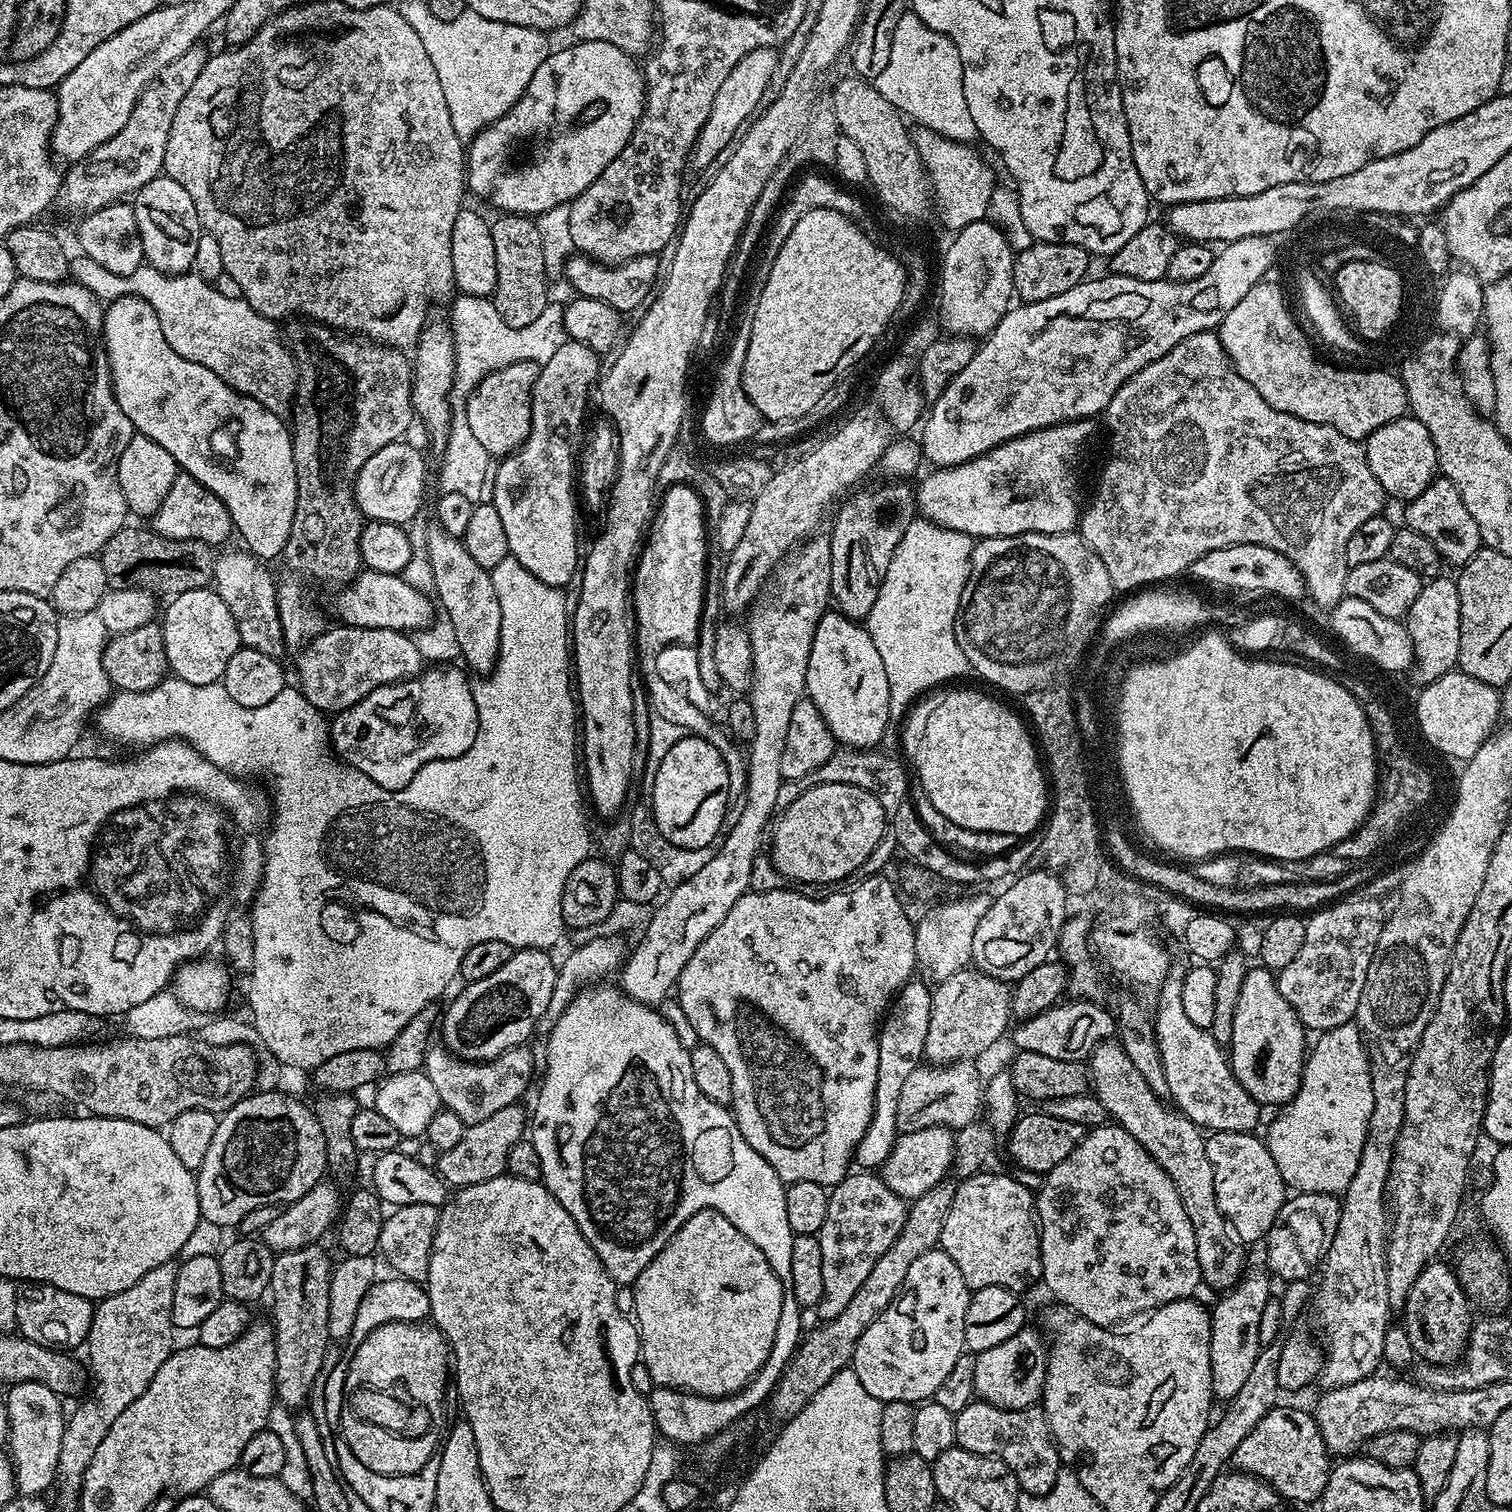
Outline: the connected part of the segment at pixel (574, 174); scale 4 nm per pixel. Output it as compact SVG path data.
M581 40L573 43L573 48L560 48L549 51L548 56L542 62L542 66L538 66L538 70L534 70L534 78L530 78L530 86L526 86L526 90L522 94L522 98L518 98L516 105L508 111L505 116L495 120L490 126L486 126L476 136L473 136L466 148L466 188L469 193L472 192L476 196L481 196L484 200L492 200L492 204L504 214L543 214L551 210L551 208L559 208L567 205L576 199L578 194L582 194L582 190L586 190L594 182L594 178L598 178L598 174L602 174L602 170L606 170L606 166L610 166L610 162L614 162L614 158L626 145L630 142L630 138L634 134L636 124L640 117L644 114L644 102L646 99L646 85L644 83L644 74L641 65L635 64L633 53L624 51L623 48L614 46L610 42L602 42L601 40Z

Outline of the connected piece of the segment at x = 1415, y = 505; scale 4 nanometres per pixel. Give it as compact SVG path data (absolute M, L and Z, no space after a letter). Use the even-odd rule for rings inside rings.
M1437 478L1432 481L1418 498L1407 501L1404 512L1403 523L1407 527L1418 530L1425 538L1430 538L1434 546L1440 552L1440 559L1445 565L1456 564L1463 566L1478 554L1482 547L1478 532L1477 523L1474 517L1470 515L1470 510L1466 510L1466 502L1462 502L1462 494L1454 486L1454 482L1443 478Z

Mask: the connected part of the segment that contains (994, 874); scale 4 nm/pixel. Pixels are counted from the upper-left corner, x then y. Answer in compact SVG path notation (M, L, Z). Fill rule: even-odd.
M905 802L891 813L890 827L897 835L899 851L905 852L916 863L913 865L917 869L923 870L933 877L936 875L938 879L945 880L948 884L980 884L983 880L1005 879L1004 881L1007 881L1017 874L1023 873L1031 865L1028 863L1033 863L1034 860L1034 848L1033 845L1028 845L1028 842L1017 843L1016 847L1011 848L1010 851L1003 852L1000 856L989 856L979 862L961 858L955 851L949 850L932 837L932 831L920 821L920 815L917 814L916 807L911 802ZM959 858L964 860L959 860ZM971 862L976 864L971 864Z

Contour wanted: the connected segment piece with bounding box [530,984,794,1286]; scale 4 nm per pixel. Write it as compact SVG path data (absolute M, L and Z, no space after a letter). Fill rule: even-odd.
M604 984L601 988L590 988L576 993L576 997L566 1006L562 1018L558 1018L558 1022L546 1036L548 1065L545 1068L543 1065L544 1085L536 1096L536 1113L533 1116L531 1113L530 1116L530 1139L534 1150L538 1150L538 1162L542 1162L540 1180L548 1187L550 1194L554 1194L558 1202L562 1202L566 1214L574 1218L578 1230L582 1230L586 1242L590 1242L594 1254L598 1254L602 1266L617 1285L635 1285L638 1274L642 1274L642 1270L650 1266L653 1258L672 1240L672 1235L691 1216L712 1208L730 1222L734 1222L734 1226L738 1226L738 1230L742 1230L742 1234L746 1234L746 1238L750 1238L750 1242L754 1242L754 1246L758 1246L762 1254L766 1254L766 1262L770 1262L776 1276L787 1286L790 1282L794 1233L790 1230L790 1221L786 1219L784 1181L776 1173L774 1166L770 1166L770 1162L766 1162L766 1158L762 1158L762 1154L758 1154L758 1150L754 1150L754 1146L746 1142L742 1130L736 1125L735 1115L725 1105L706 1098L706 1094L698 1090L698 1082L694 1082L694 1070L690 1066L690 1051L679 1041L678 1034L669 1020L664 1019L655 1007L631 1000L619 987L611 988L610 985Z

